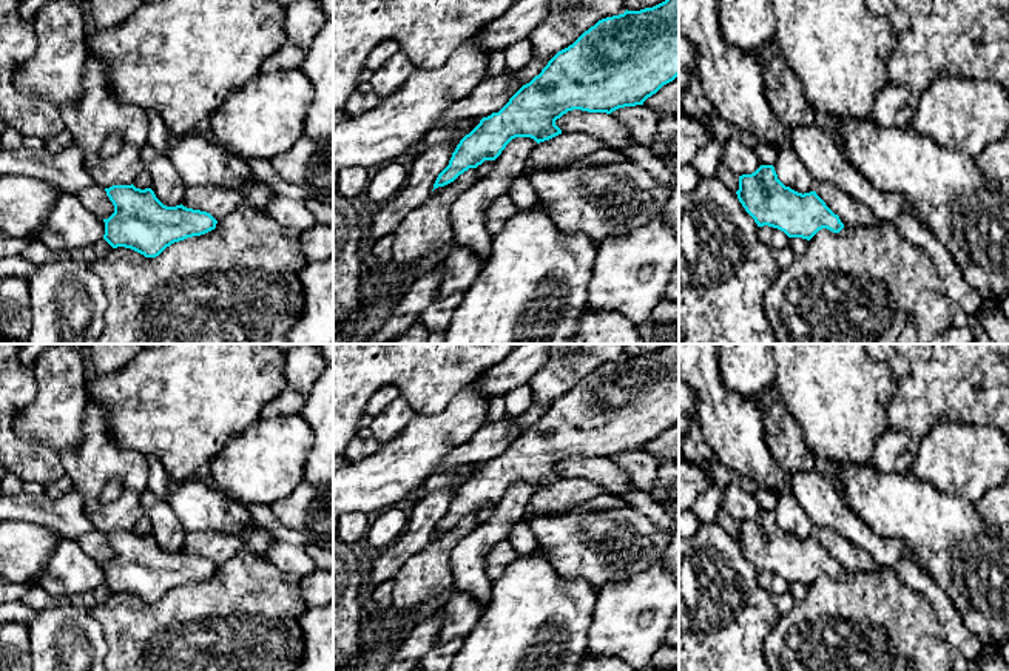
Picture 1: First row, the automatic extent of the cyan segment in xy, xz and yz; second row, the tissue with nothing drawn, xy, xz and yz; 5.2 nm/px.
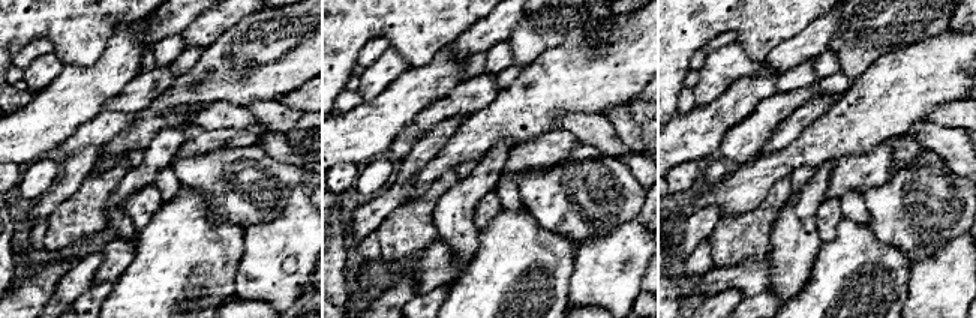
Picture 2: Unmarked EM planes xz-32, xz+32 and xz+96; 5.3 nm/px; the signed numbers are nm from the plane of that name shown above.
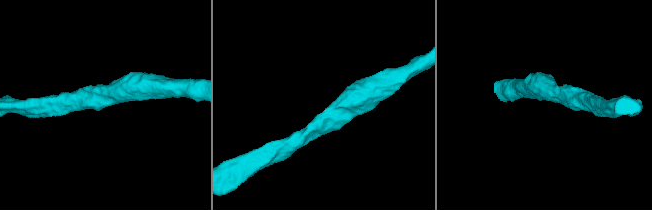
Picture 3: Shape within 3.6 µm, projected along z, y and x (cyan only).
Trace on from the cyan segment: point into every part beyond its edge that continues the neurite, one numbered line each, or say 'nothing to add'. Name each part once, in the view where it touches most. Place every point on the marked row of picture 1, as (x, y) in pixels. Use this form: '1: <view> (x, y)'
nothing to add

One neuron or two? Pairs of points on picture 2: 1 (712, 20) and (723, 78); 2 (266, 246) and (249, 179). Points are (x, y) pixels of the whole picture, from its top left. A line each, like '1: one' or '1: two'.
1: two
2: two

